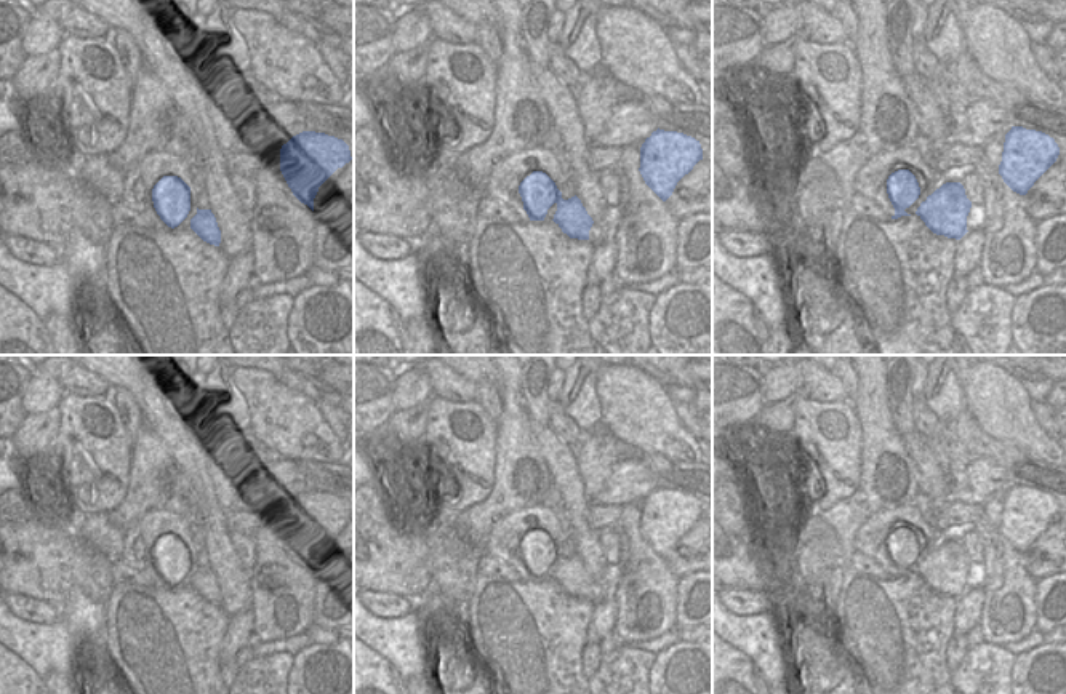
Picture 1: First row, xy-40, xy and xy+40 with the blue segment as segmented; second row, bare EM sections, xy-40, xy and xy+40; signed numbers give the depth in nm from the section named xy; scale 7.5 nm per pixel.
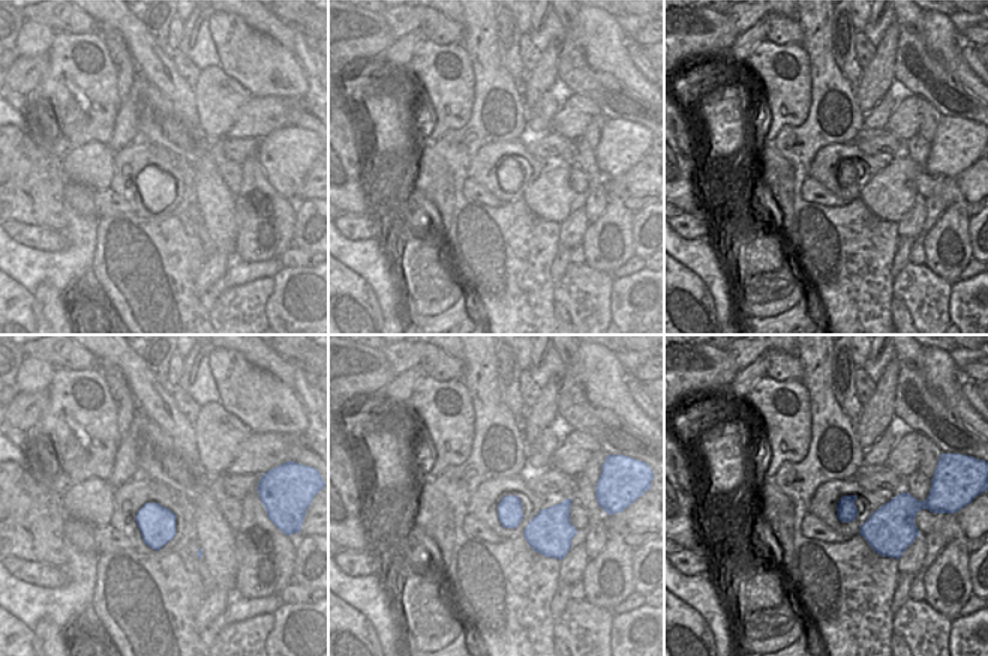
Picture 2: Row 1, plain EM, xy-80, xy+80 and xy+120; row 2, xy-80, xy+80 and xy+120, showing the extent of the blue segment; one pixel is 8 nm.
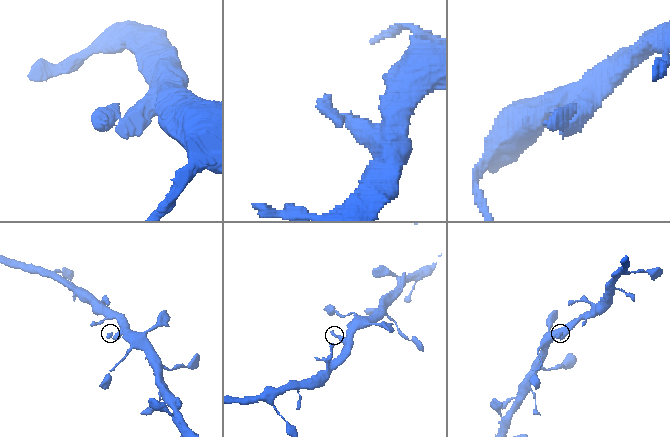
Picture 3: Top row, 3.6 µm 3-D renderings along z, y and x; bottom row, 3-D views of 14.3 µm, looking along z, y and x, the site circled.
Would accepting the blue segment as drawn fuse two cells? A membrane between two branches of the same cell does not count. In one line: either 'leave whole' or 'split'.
leave whole

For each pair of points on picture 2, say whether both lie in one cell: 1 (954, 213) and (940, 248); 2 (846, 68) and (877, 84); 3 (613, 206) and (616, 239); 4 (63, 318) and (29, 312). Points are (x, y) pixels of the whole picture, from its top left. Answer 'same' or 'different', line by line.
1: same
2: different
3: same
4: different

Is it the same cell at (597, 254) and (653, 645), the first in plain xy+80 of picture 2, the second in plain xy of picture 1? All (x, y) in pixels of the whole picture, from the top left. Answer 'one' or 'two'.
two

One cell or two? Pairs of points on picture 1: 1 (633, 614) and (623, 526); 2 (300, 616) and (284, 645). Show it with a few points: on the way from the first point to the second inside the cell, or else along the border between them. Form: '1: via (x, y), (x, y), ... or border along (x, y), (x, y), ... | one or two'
1: via (637, 592), (637, 549) | one
2: border along (304, 632), (276, 640), (256, 640) | two

